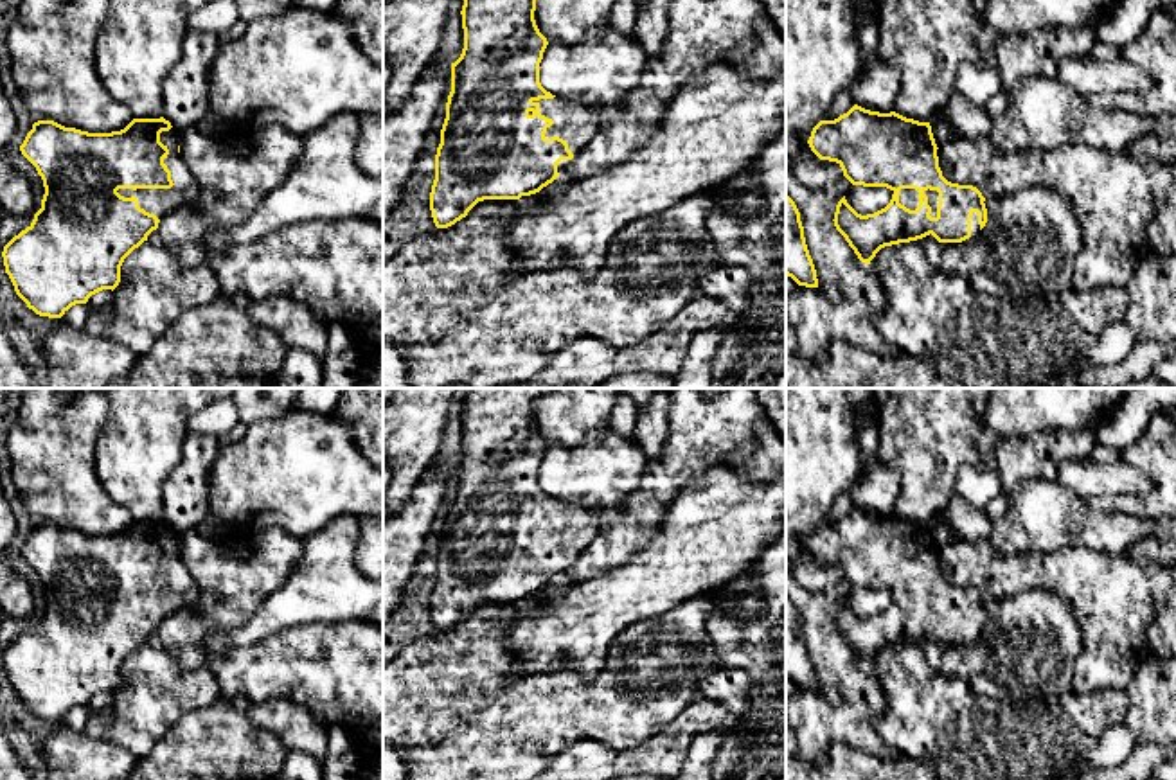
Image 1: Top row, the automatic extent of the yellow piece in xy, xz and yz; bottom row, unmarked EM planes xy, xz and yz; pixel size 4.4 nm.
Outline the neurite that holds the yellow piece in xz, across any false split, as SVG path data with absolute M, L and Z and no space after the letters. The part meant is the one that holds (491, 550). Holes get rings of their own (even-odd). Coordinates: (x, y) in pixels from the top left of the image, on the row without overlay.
M471 388L462 399L464 451L451 465L451 494L435 557L430 613L437 631L448 631L484 602L520 602L563 577L593 539L601 509L556 500L539 485L548 448L539 435L536 401L557 388Z

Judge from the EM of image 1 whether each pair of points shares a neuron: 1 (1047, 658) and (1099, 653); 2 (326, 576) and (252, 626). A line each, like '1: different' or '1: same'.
1: different
2: same

